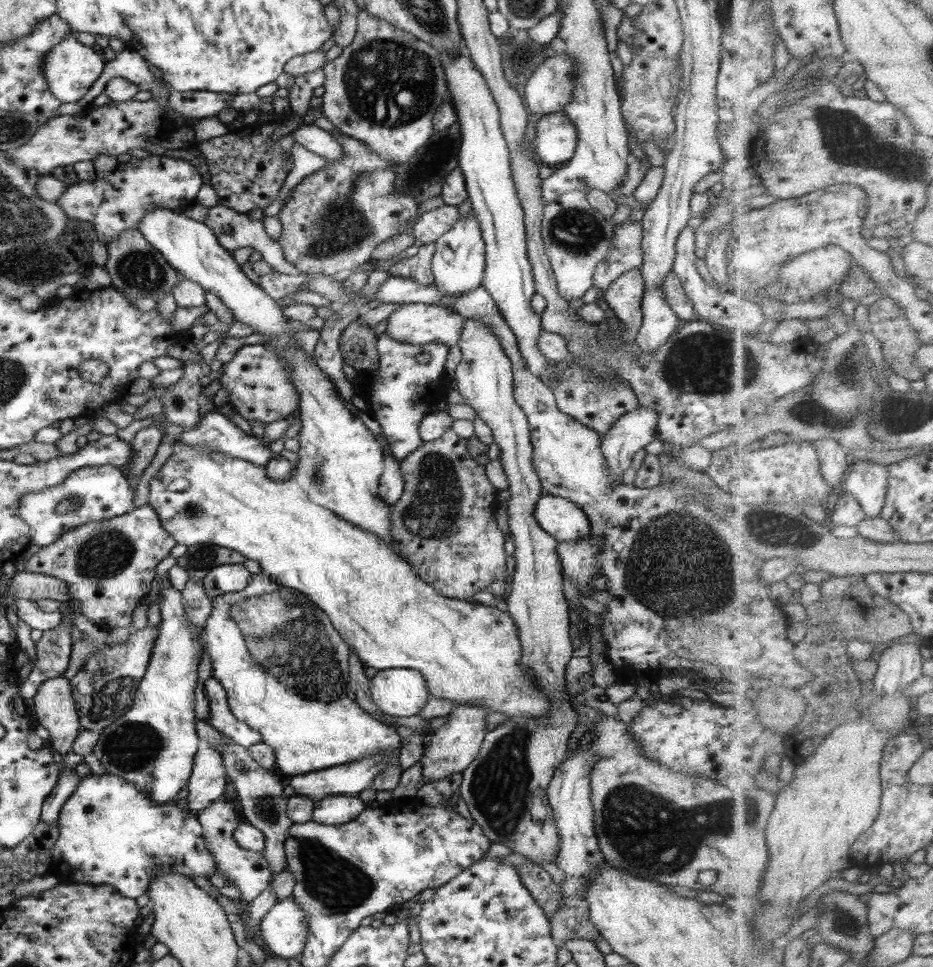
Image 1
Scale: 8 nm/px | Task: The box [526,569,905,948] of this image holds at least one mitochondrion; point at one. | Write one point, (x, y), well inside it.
(646, 832)

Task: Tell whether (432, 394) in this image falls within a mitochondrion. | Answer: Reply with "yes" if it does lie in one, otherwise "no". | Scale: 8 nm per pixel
no

